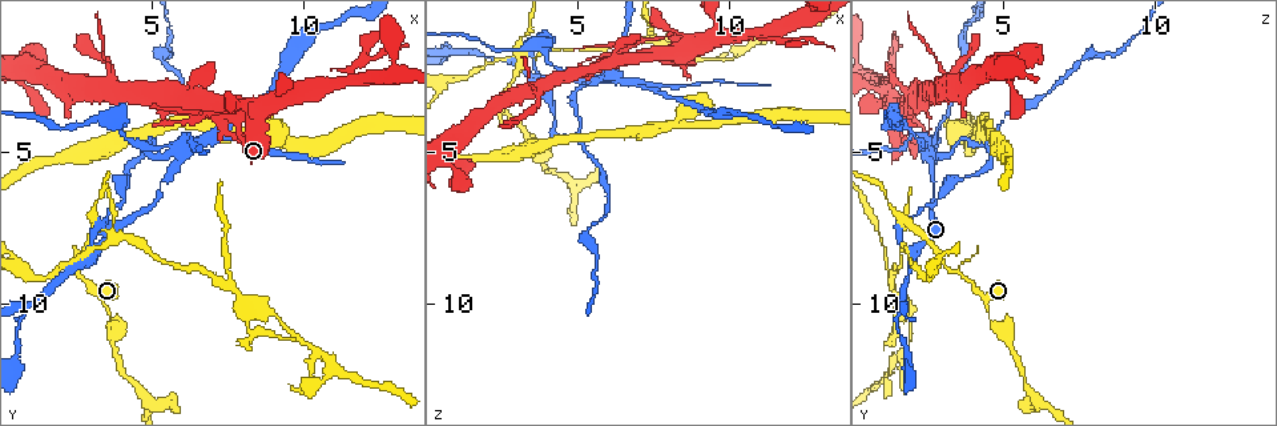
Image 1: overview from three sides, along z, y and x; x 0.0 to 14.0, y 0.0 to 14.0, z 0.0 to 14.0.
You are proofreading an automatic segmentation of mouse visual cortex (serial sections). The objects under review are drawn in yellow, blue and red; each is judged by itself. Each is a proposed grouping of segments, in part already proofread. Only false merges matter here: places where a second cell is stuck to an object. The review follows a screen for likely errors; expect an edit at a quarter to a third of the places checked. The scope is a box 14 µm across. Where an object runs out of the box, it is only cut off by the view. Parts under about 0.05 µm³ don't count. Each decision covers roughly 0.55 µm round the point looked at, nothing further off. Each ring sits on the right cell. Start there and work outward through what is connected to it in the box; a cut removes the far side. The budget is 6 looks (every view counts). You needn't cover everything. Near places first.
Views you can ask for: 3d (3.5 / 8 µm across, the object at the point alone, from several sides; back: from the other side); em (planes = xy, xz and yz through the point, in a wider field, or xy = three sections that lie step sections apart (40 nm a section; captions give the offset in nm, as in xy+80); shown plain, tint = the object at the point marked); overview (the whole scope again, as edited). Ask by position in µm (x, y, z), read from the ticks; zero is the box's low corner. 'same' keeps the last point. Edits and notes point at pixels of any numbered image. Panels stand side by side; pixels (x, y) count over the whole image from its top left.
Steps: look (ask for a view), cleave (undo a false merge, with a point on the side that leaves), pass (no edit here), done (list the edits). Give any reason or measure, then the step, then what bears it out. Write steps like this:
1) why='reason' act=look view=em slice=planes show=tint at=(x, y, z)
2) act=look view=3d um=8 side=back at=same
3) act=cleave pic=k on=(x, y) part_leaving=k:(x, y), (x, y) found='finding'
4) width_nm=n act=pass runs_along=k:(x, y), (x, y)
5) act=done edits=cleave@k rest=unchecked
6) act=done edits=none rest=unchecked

why='a narrow waist' act=look view=3d um=8 at=(0.9, 10.1, 1.7)

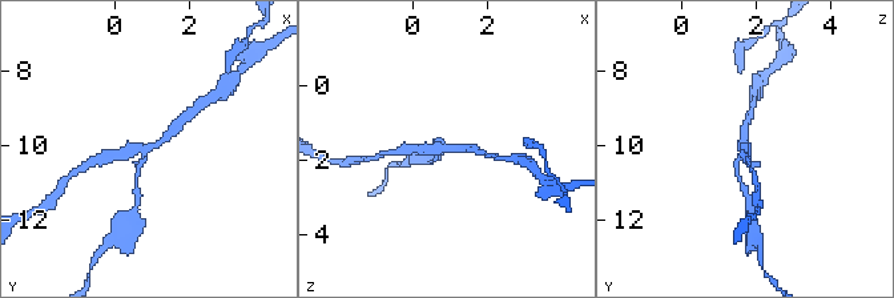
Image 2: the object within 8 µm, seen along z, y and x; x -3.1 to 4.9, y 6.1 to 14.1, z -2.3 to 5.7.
act=look view=3d um=3.5 at=(0.9, 10.1, 1.8)

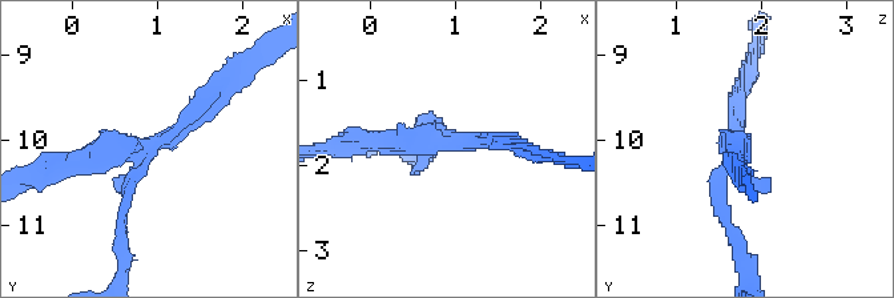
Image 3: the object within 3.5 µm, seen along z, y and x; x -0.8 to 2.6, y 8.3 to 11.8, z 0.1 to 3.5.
why='need the tissue' act=look view=em slice=xy step=2 show=tint at=(0.90, 10.10, 1.70)

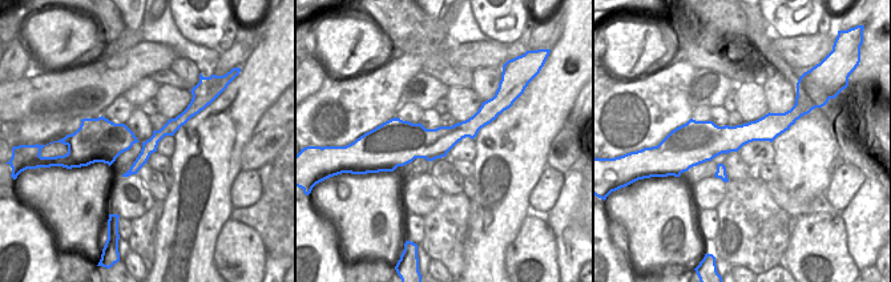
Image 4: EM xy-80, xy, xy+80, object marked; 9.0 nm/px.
act=cleave pic=3 on=(723, 200) part_leaving=3:(723, 173), (719, 214), (746, 272) found='a second cell is stuck on'

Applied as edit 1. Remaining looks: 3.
act=look view=overview

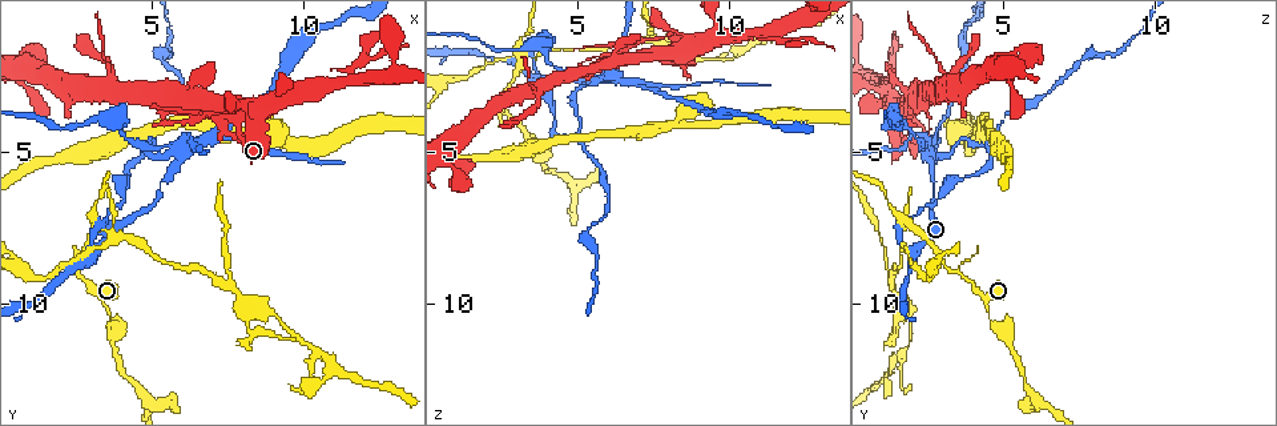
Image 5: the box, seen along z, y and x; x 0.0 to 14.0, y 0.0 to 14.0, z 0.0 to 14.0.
why='two arms at a narrow angle' act=look view=3d um=3.5 at=(5.9, 5.2, 2.6)

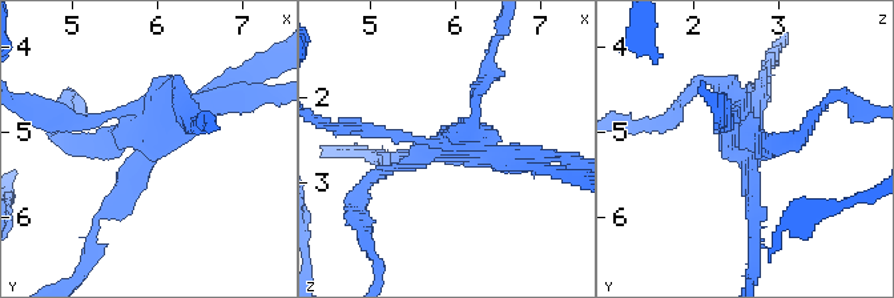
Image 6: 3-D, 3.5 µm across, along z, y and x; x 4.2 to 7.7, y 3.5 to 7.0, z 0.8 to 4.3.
act=cleave pic=6 on=(483, 75) part_leaving=6:(147, 137), (89, 149), (57, 133) found='a second cell is stuck on'

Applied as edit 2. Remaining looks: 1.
act=done edits=cleave@3,cleave@6 rest=unchecked

